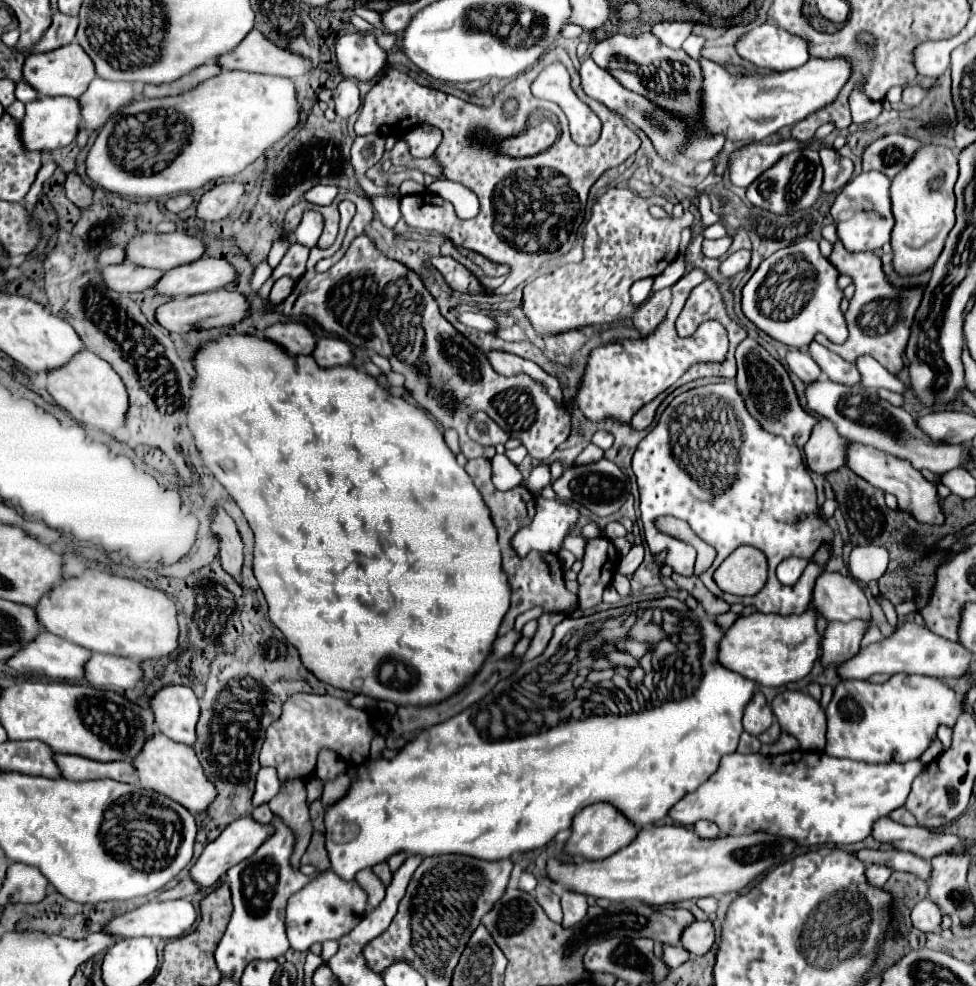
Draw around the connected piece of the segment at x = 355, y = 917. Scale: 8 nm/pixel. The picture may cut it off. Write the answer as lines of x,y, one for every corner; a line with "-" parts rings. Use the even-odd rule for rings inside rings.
332,869
322,871
288,899
286,933
290,947
296,951
308,951
314,943
324,943
328,939
338,941
366,917
366,911
366,893
356,881
344,881

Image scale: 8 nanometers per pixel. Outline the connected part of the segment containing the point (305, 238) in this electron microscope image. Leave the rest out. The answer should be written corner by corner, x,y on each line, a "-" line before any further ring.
312,209
304,211
302,221
300,221
300,225
296,227
296,233
294,233
296,243
312,249
318,243
322,227
324,227
324,217
318,211
312,211

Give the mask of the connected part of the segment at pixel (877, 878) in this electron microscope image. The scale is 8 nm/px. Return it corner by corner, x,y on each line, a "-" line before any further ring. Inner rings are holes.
876,863
866,869
868,881
872,881
872,885
884,885
884,883
888,881
890,873
892,873
890,867
886,867
886,865
876,865

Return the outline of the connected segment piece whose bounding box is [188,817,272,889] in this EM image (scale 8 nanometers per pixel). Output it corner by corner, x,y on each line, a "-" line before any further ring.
244,817
244,819
238,819
238,821
232,821
222,833
220,837
216,837
212,843
208,843
202,851
202,855
196,859
196,863
190,867
190,877
192,881
200,887
200,889
208,889
212,887
230,867
238,865
240,861
244,861
246,857
250,857
272,833
272,827
270,825
260,825
256,823
252,817

